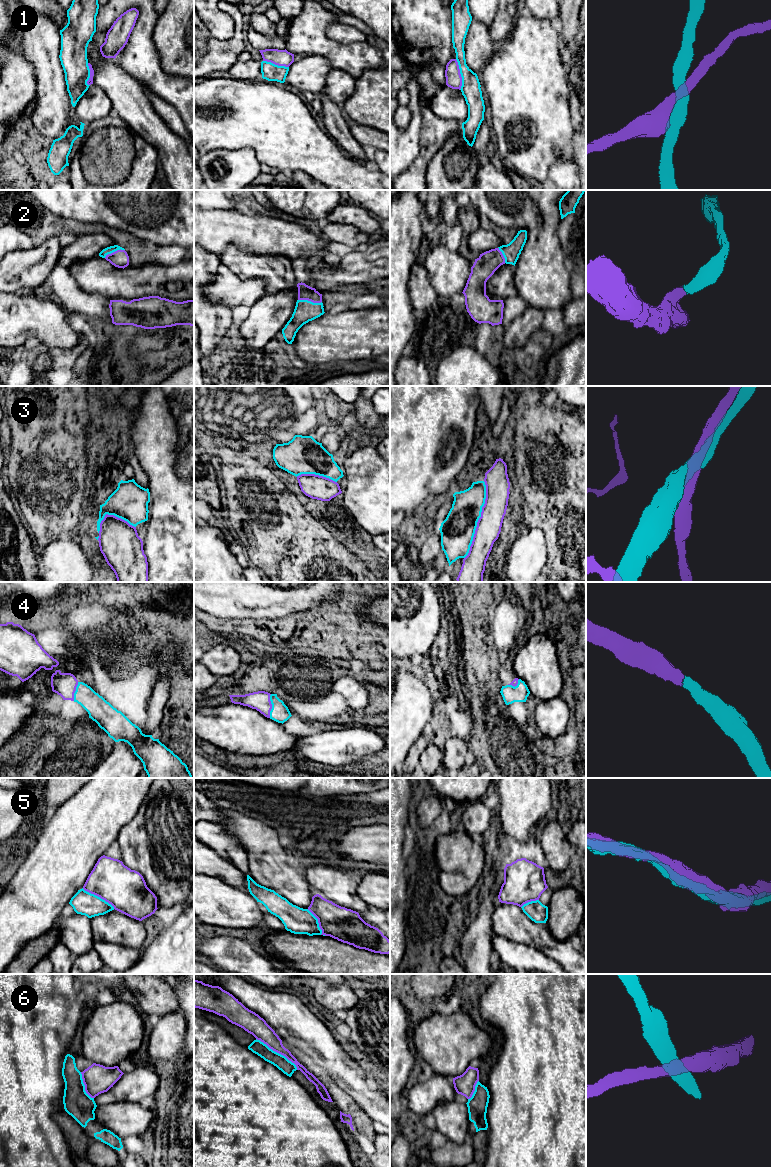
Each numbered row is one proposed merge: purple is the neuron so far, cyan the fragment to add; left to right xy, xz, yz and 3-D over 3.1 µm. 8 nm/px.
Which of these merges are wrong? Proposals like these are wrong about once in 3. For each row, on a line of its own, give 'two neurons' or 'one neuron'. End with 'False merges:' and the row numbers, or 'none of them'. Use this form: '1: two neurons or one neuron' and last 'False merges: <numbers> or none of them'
1: two neurons
2: one neuron
3: one neuron
4: one neuron
5: one neuron
6: two neurons
False merges: 1, 6

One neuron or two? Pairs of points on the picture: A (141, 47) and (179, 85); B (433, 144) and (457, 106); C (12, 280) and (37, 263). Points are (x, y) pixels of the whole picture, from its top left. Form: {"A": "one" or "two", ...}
{"A": "one", "B": "two", "C": "one"}

